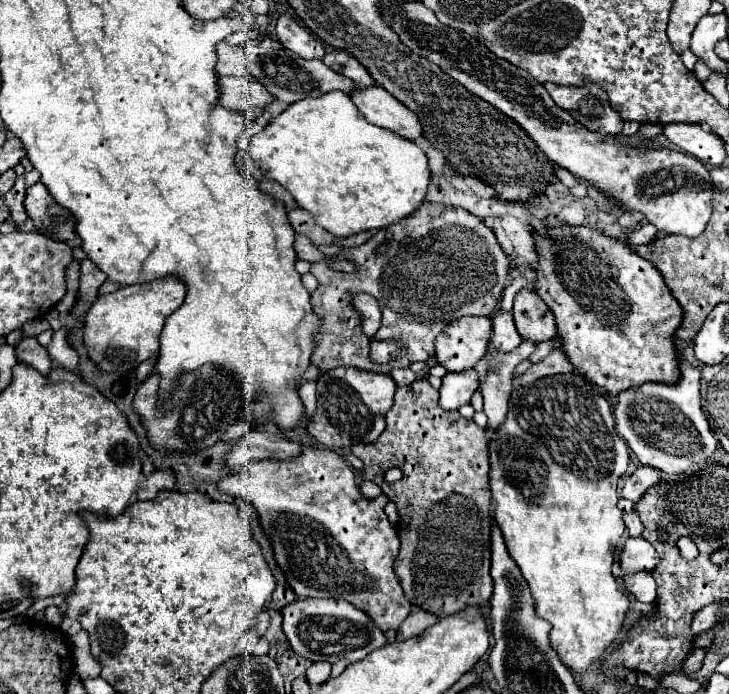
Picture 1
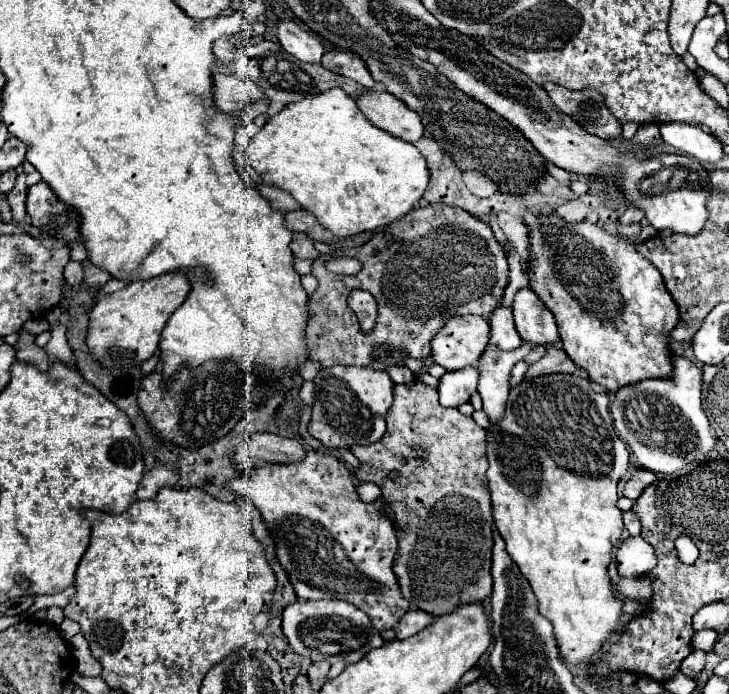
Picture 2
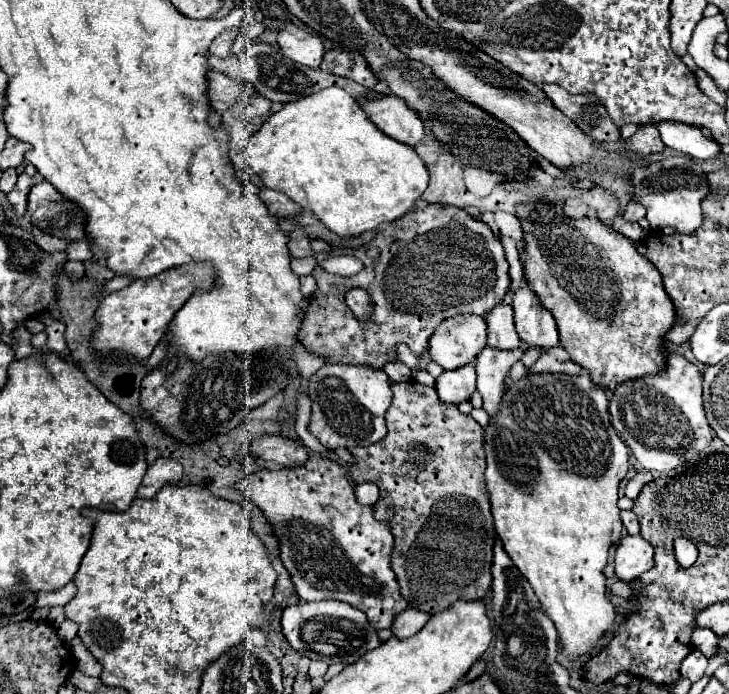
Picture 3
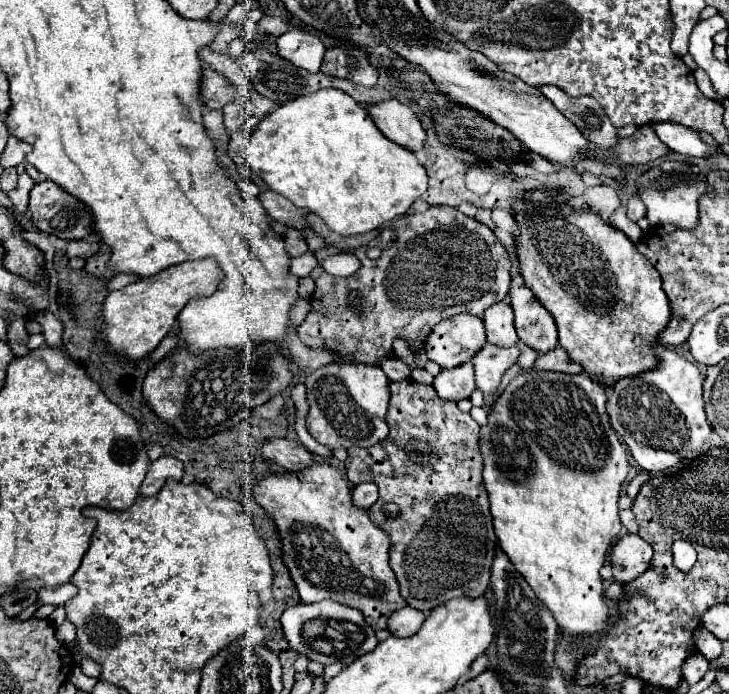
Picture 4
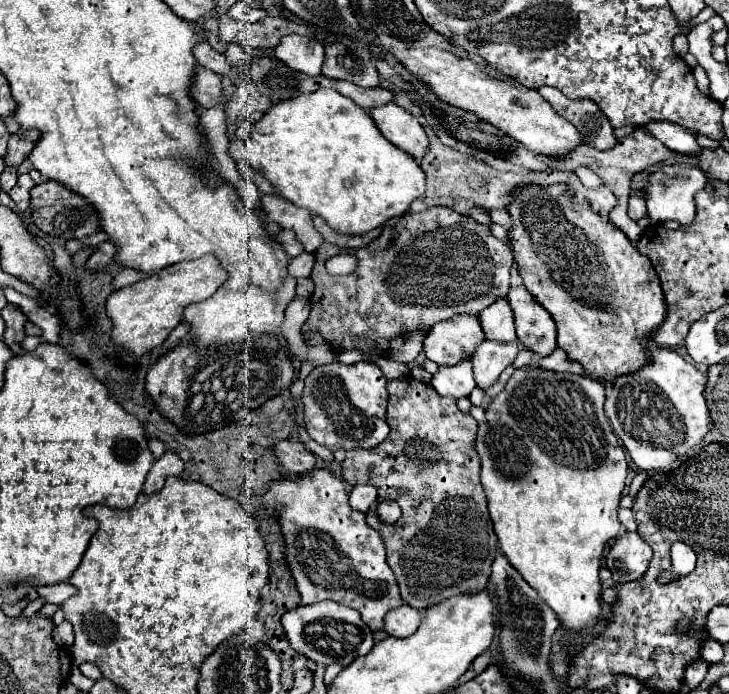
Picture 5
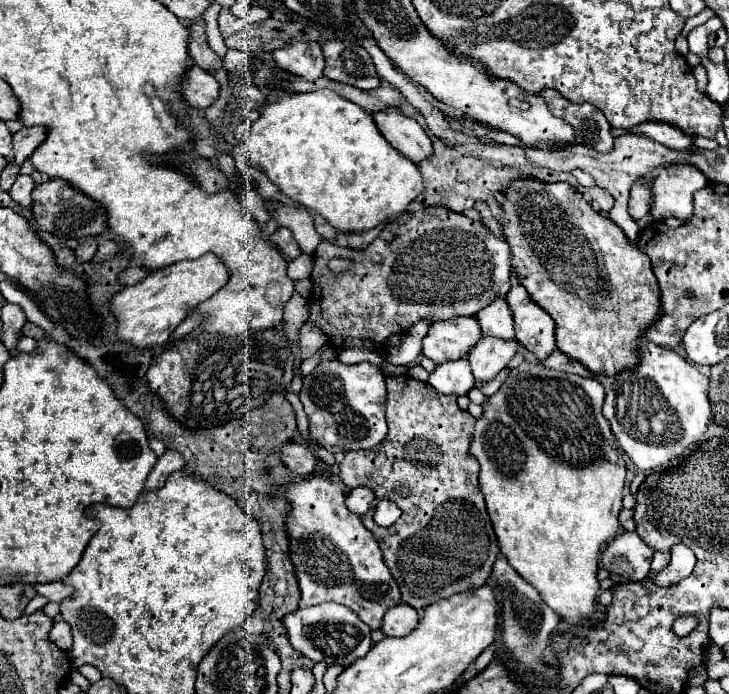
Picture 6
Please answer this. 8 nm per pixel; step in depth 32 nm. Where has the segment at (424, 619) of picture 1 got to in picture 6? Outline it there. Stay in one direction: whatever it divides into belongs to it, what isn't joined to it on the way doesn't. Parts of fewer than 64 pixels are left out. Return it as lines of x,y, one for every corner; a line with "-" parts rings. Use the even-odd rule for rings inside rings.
402,602
400,606
384,614
380,630
384,632
384,636
406,636
412,632
412,626
416,624
418,624
418,612

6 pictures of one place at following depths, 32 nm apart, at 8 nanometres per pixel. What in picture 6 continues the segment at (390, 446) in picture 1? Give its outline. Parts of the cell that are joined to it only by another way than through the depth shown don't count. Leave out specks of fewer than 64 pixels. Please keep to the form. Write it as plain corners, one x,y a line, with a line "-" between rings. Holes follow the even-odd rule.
400,374
400,376
386,376
386,422
388,422
388,434
386,438
382,440
382,444
370,448
370,450
364,450
364,452
346,452
344,460
340,462
340,480
352,490
352,488
358,488
358,486
366,486
370,490
374,490
374,500
370,504
370,510
362,516
362,524
376,536
378,544
380,544
380,550
384,552
384,564
388,566
390,574
394,576
400,592
402,592
402,602
410,604
412,608
416,608
418,612
422,608
426,608
428,604
432,604
434,600
444,600
456,592
464,592
464,590
472,590
472,588
480,588
488,576
492,574
492,566
496,562
496,558
500,556
500,548
498,548
498,540
496,540
496,534
494,534
494,528
490,524
490,518
488,518
488,512
486,512
486,504
484,504
484,496
480,494
480,488
478,488
478,464
476,460
472,460
472,456
468,456
468,444
472,440
472,424
476,422
474,416
468,412
468,410
460,410
458,408
458,402
456,398
458,396
444,396
444,394
438,394
430,384
426,382
420,382
408,374
-
380,500
390,500
394,502
400,510
402,510
402,516
398,518
396,524
392,524
390,528
378,528
374,522
372,522
372,514
376,510
376,504

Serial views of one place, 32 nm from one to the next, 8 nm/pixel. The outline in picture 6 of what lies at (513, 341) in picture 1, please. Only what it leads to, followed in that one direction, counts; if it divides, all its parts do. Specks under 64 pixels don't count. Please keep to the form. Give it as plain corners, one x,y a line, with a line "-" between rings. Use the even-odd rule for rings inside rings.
496,298
492,304
482,308
476,314
476,320
478,320
484,336
496,336
496,338
502,338
502,340
514,338
512,312
510,312
504,298

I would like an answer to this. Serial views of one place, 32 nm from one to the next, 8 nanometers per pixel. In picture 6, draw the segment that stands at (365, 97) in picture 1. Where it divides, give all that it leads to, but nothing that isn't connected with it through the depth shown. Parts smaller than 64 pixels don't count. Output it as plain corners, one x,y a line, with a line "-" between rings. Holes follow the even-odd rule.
380,112
374,116
374,122
388,144
414,164
420,164
432,154
432,142
426,132
416,120
404,116
402,112

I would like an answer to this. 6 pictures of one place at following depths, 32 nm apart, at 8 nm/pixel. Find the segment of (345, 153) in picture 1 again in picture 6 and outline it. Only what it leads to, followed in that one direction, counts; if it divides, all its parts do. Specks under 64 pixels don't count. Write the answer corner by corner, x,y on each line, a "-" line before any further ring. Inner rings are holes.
332,90
280,96
274,102
268,102
260,110
260,118
252,122
246,142
238,146
238,154
242,154
252,168
264,172
282,194
312,208
316,214
322,214
334,228
344,232
362,232
374,228
386,218
402,214
424,190
418,166
386,144
374,118

